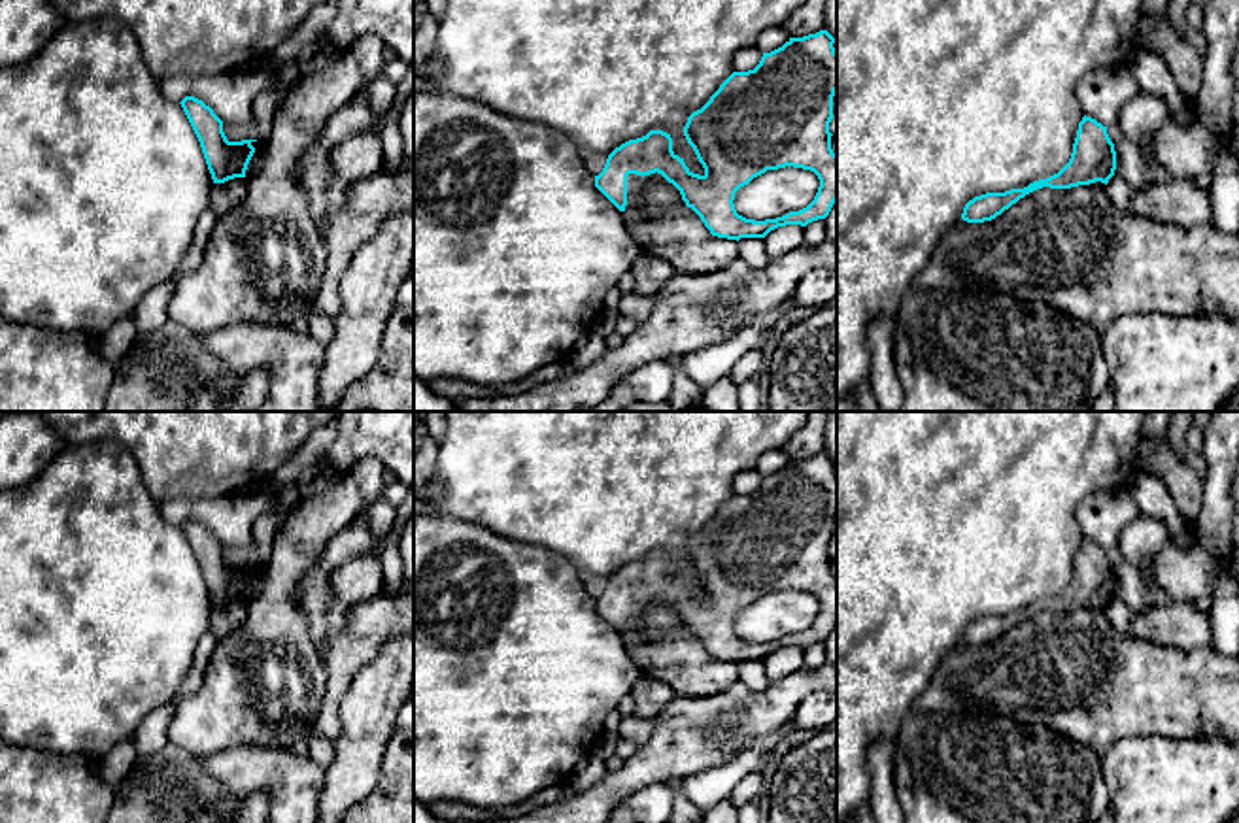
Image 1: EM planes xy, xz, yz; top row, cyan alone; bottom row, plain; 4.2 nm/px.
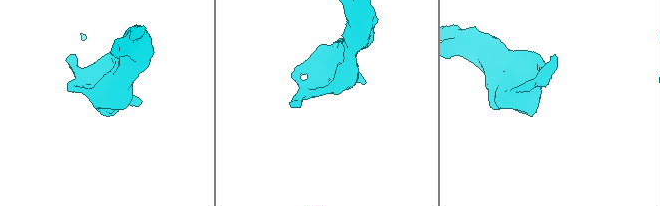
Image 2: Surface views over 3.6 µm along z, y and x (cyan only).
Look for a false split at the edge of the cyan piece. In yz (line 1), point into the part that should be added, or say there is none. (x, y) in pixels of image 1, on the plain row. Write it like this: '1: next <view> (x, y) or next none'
1: next none

